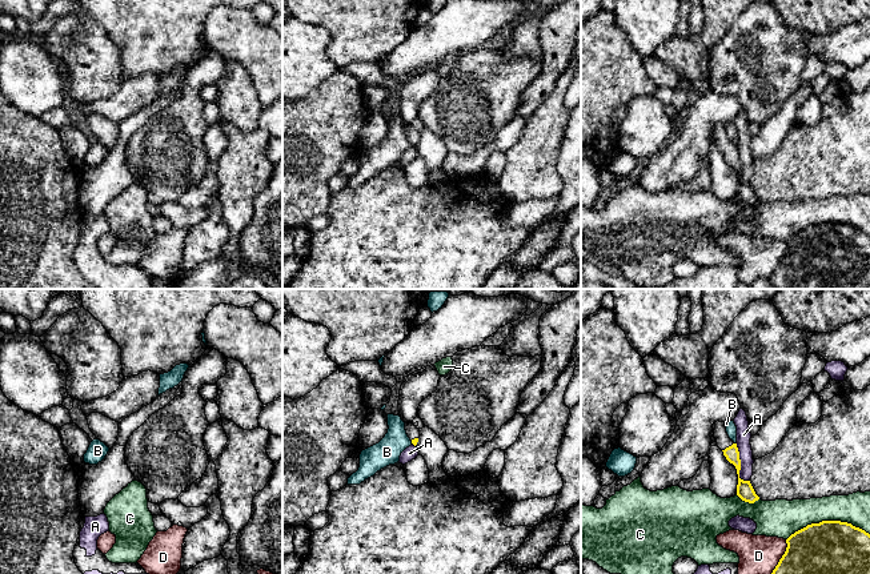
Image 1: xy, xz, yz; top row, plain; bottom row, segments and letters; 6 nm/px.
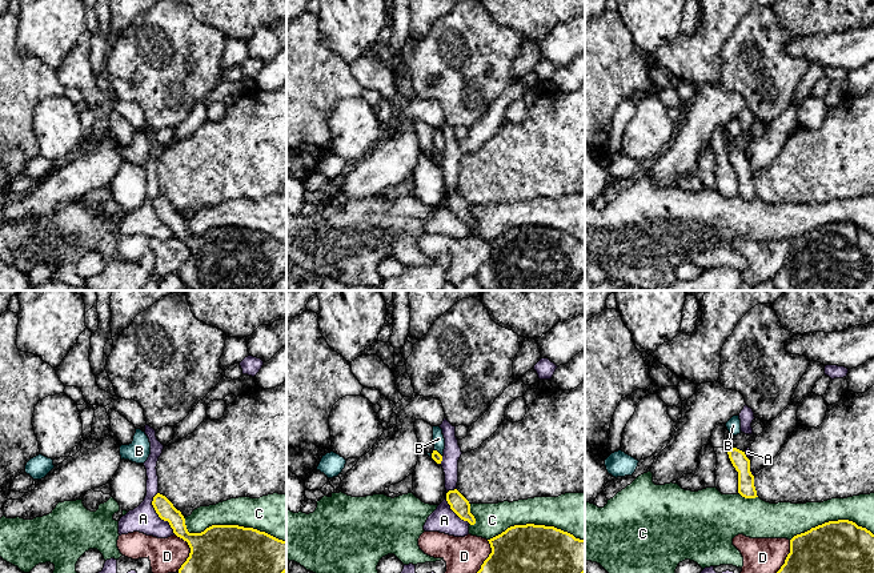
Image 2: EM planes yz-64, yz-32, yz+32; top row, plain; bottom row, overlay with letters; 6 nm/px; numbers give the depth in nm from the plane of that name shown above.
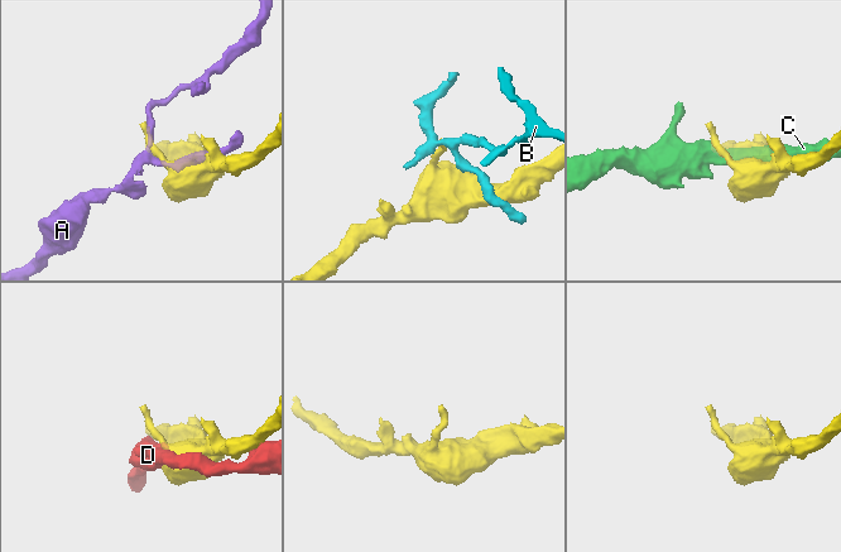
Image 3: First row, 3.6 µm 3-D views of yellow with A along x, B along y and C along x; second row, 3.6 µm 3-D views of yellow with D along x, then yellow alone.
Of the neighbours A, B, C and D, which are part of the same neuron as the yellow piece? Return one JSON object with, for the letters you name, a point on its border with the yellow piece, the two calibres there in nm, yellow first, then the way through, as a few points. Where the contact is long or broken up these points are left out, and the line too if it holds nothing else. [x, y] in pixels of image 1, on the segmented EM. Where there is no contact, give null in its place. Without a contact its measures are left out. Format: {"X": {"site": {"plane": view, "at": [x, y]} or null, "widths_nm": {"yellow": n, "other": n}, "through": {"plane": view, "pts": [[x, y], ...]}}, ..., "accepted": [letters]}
{"accepted": []}

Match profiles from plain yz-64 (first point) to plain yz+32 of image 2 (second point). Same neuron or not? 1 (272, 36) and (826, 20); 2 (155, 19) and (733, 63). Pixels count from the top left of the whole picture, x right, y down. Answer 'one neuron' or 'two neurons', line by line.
1: two neurons
2: one neuron

